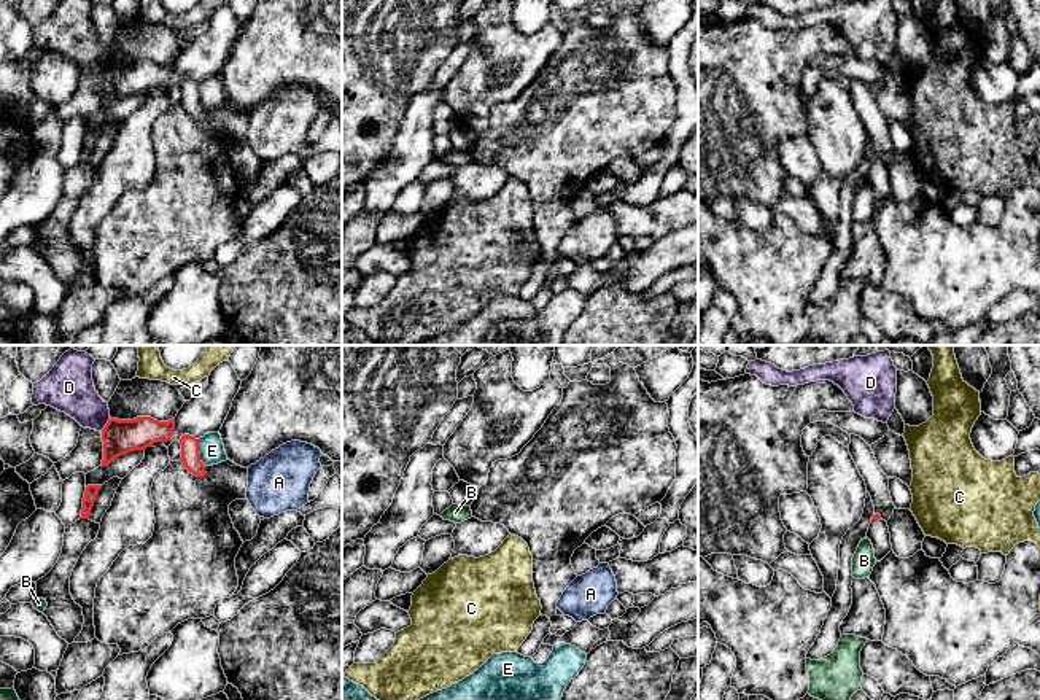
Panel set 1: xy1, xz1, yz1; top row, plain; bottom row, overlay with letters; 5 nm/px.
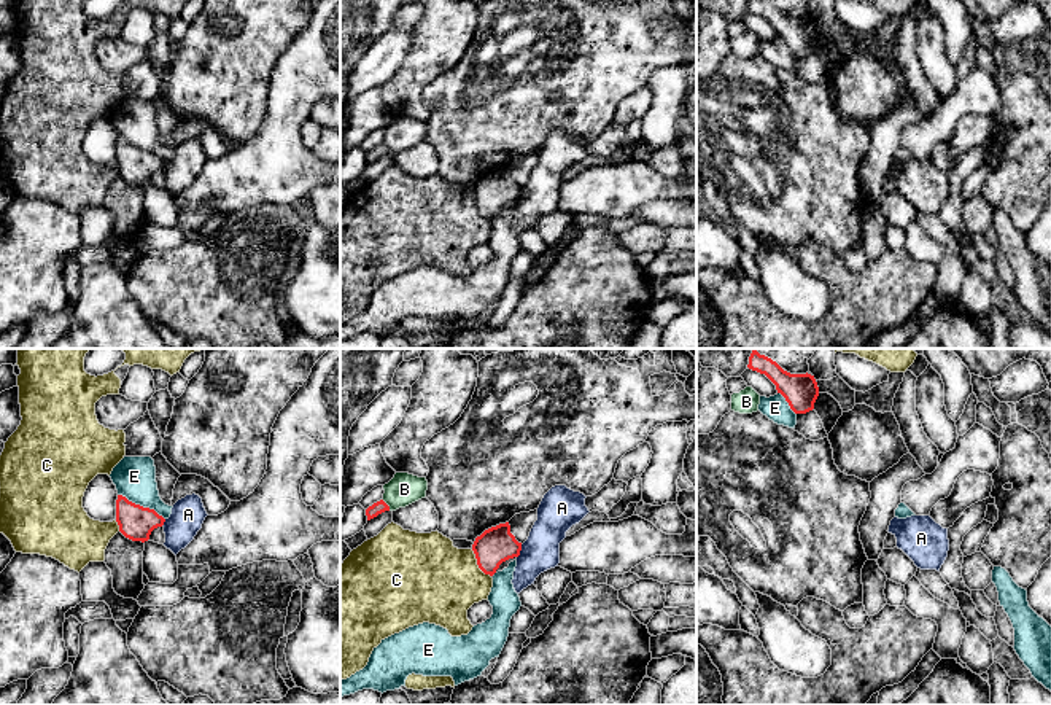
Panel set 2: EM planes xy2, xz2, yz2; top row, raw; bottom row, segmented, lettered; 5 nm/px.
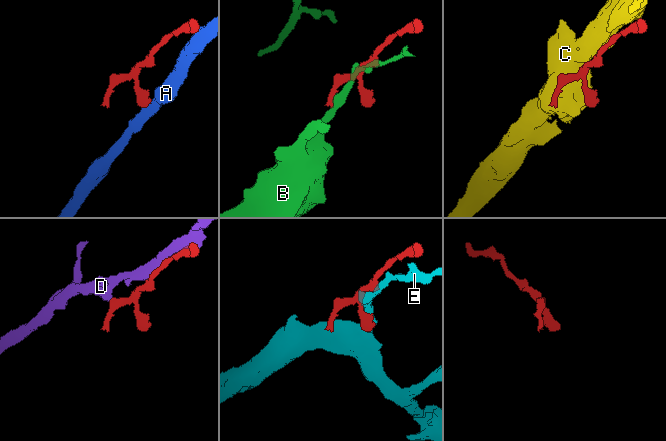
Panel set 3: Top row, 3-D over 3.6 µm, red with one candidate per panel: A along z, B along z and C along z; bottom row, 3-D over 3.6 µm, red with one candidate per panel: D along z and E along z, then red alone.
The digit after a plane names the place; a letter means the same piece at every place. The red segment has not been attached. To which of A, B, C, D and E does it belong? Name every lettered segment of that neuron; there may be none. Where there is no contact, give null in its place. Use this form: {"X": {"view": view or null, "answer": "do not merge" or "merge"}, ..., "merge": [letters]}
{"A": {"view": "xz2", "answer": "do not merge"}, "B": {"view": "xz2", "answer": "do not merge"}, "C": {"view": "xz2", "answer": "do not merge"}, "D": {"view": "xy1", "answer": "do not merge"}, "E": {"view": "xy2", "answer": "do not merge"}, "merge": []}

